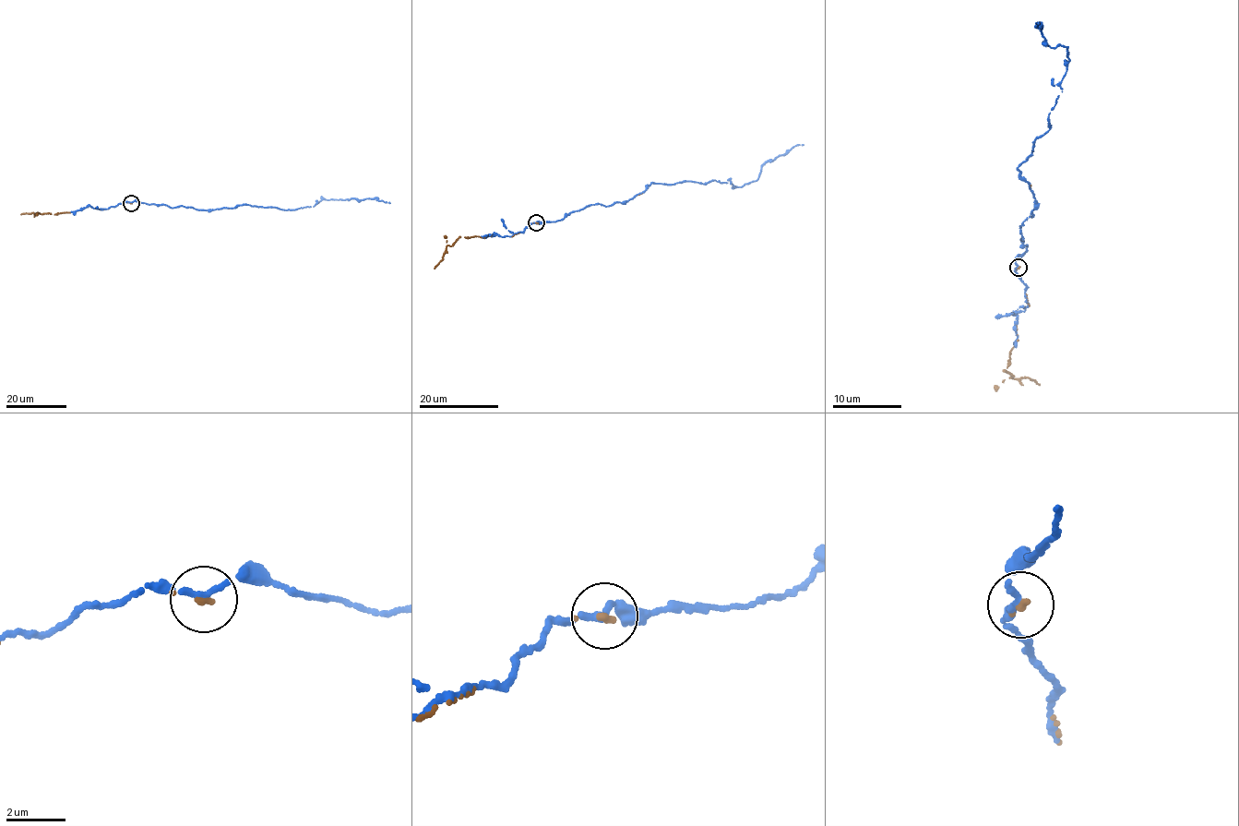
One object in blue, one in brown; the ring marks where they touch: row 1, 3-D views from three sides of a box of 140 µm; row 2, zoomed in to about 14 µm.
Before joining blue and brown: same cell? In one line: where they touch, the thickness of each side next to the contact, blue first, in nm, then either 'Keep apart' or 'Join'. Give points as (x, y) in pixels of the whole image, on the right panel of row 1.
Place: (1018, 267). Thickness 240 nm (blue) against 220 nm. Join

